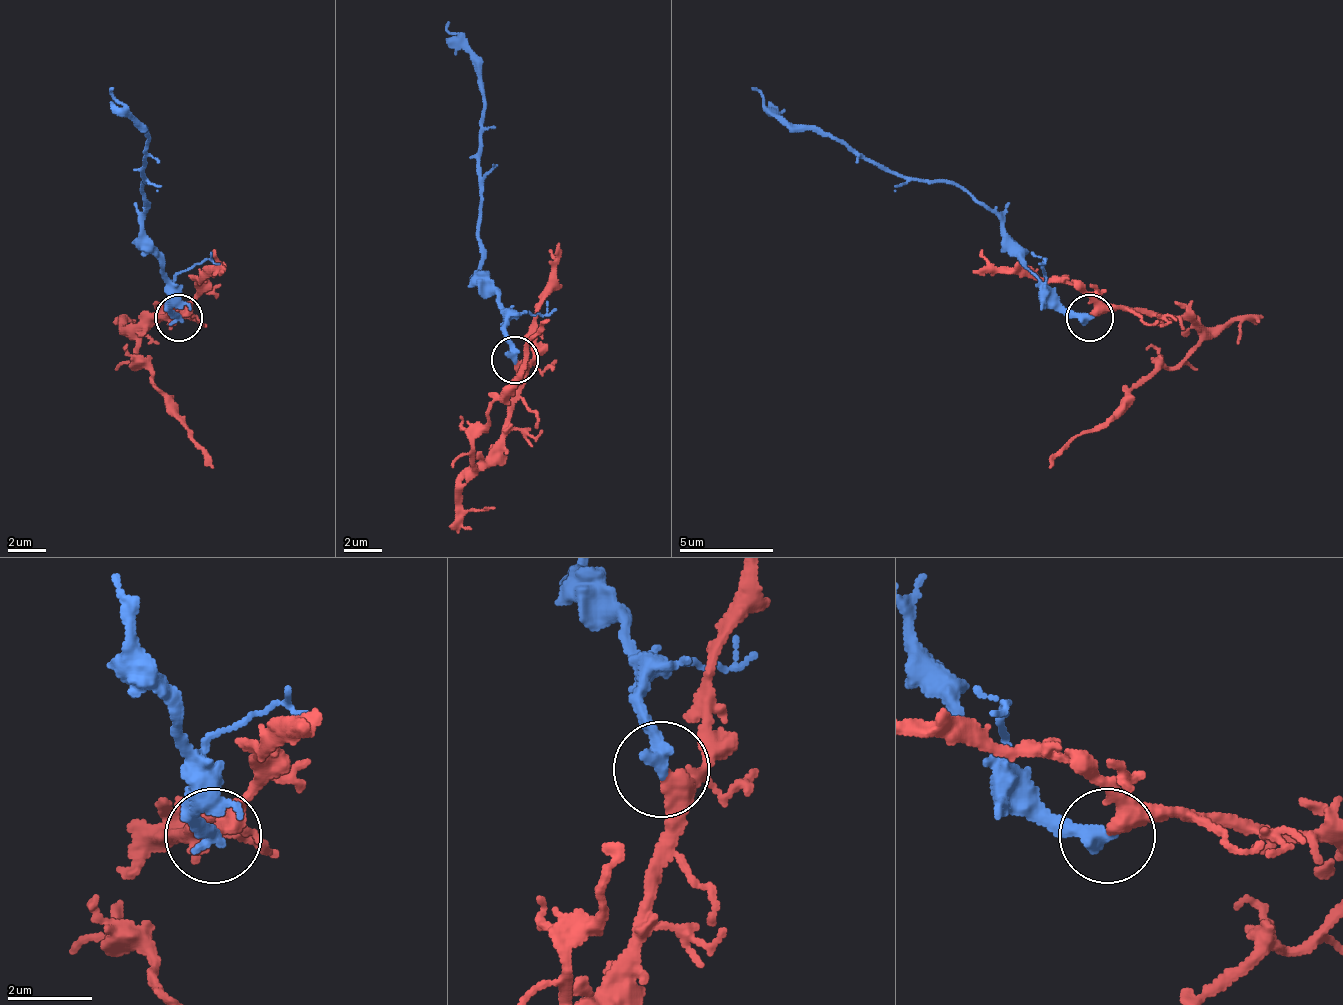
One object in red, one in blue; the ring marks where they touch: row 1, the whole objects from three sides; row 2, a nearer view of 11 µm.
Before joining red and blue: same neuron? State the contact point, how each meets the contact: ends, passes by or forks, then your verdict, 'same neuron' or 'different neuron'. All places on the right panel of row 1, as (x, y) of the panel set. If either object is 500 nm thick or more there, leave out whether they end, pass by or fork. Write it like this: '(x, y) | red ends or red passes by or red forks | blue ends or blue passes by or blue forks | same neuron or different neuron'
(1090, 317) | red passes by | blue ends | different neuron

